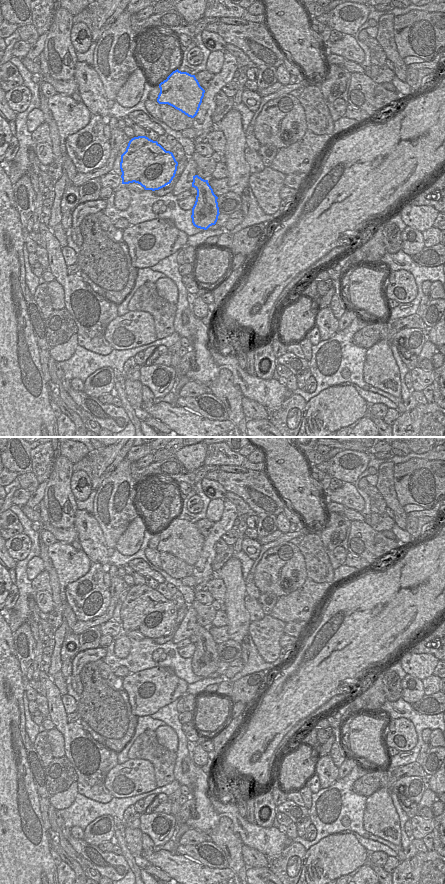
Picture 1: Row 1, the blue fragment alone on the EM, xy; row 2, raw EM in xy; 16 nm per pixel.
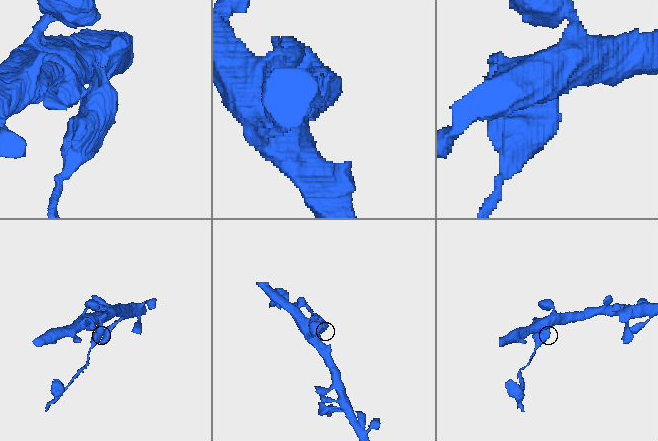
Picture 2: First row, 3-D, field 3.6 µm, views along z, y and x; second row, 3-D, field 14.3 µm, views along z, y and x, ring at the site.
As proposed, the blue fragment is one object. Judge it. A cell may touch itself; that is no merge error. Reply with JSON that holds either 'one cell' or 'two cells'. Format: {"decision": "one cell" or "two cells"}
{"decision": "two cells"}

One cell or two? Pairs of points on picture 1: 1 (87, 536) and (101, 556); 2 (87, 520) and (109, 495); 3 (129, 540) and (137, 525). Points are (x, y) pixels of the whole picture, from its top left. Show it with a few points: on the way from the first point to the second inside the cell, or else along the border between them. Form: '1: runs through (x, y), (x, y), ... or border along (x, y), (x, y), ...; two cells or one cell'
1: runs through (92, 541), (96, 551); one cell
2: border along (92, 515), (103, 536); two cells
3: runs through (133, 536), (136, 529); one cell

